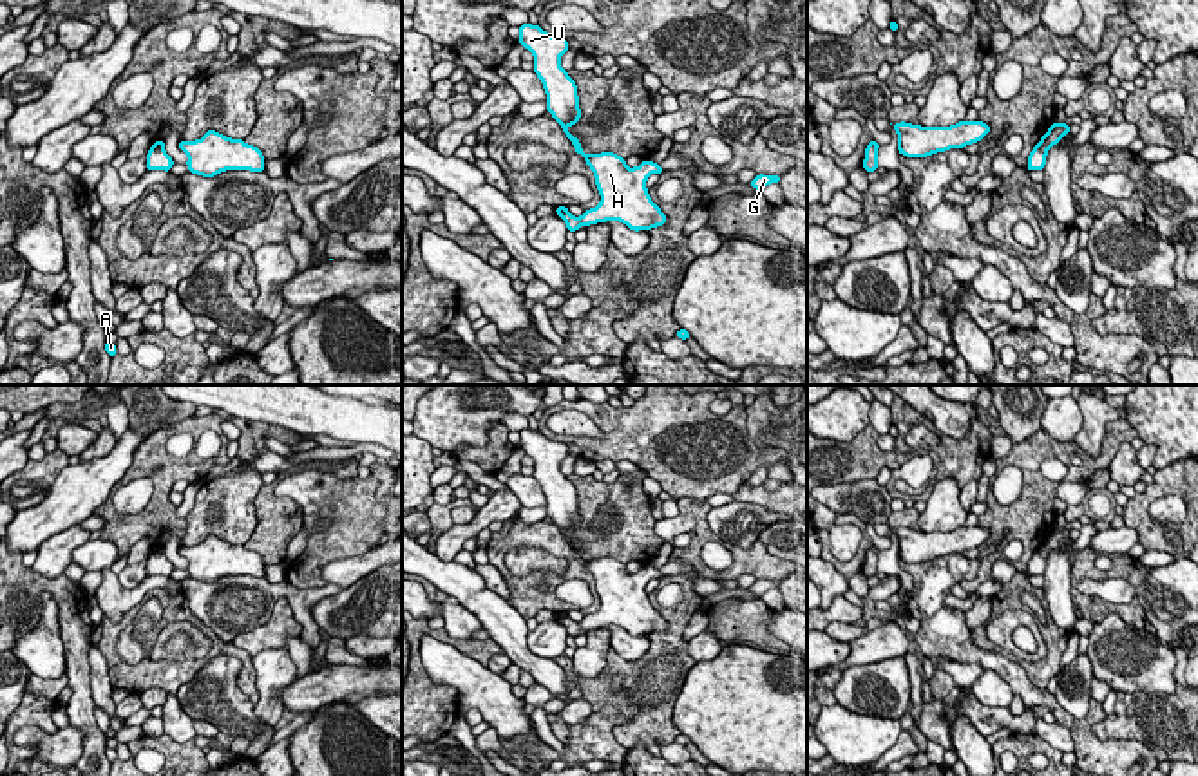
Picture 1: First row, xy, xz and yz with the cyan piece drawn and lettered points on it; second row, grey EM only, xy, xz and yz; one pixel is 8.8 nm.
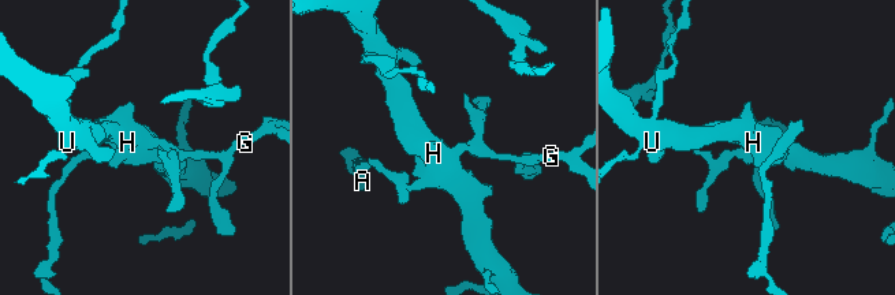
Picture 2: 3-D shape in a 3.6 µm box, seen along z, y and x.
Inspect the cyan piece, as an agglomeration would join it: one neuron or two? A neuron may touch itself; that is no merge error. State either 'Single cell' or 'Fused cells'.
Single cell

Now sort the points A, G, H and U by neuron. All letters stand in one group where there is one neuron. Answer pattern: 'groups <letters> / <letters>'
groups A G H U

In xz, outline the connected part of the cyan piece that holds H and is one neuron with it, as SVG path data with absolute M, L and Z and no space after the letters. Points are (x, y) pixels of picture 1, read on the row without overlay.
M528 427L519 431L518 447L534 459L532 476L547 497L547 516L561 530L575 557L585 563L586 572L592 573L601 599L599 611L585 615L581 622L574 622L566 611L557 611L556 619L566 628L566 633L577 637L581 631L612 624L635 637L664 631L666 620L646 593L650 579L664 577L657 568L642 566L639 572L628 573L626 566L613 557L585 559L579 544L566 535L581 523L577 490L559 468L561 461L570 456L568 447Z

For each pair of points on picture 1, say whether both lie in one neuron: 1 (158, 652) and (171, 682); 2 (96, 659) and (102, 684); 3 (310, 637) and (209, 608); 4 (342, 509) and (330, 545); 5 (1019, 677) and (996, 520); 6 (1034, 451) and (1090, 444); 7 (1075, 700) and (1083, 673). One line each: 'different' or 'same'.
1: different
2: same
3: same
4: same
5: different
6: different
7: same

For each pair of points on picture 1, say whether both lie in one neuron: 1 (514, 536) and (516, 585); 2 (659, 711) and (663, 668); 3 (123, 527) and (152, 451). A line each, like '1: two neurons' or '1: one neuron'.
1: one neuron
2: one neuron
3: one neuron

